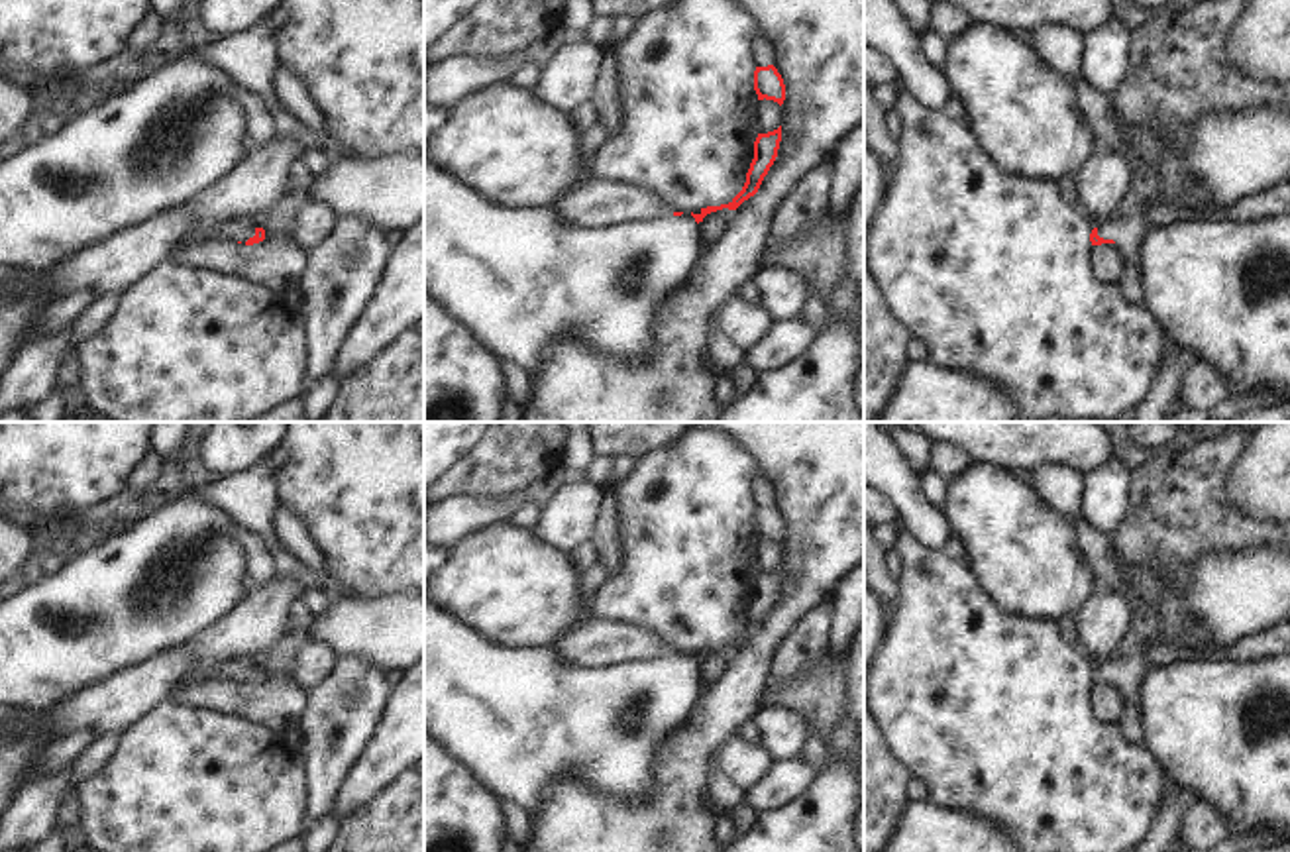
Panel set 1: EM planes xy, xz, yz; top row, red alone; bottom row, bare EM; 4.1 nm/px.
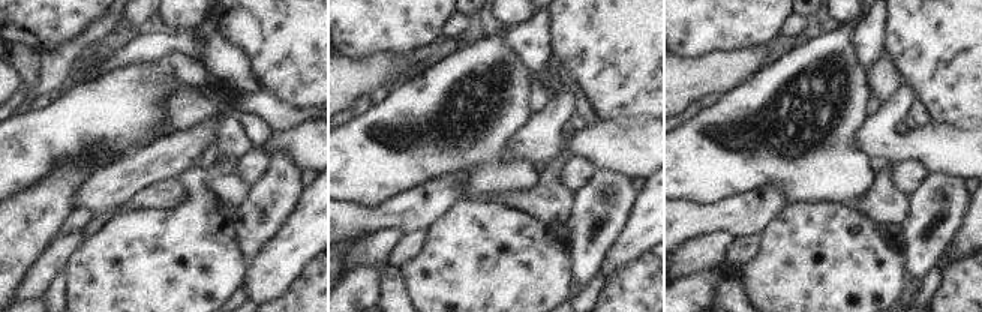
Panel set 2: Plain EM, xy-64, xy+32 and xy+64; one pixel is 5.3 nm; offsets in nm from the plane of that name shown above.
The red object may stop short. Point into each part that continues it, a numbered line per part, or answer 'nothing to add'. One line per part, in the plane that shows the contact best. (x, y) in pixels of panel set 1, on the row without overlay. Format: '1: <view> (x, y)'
1: yz (1129, 672)

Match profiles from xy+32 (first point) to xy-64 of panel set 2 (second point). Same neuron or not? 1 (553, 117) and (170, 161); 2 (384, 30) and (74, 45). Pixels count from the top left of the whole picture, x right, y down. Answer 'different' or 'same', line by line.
1: same
2: different

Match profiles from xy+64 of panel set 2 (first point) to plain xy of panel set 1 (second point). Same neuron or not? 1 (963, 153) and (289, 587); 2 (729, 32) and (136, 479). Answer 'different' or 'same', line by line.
1: same
2: different

